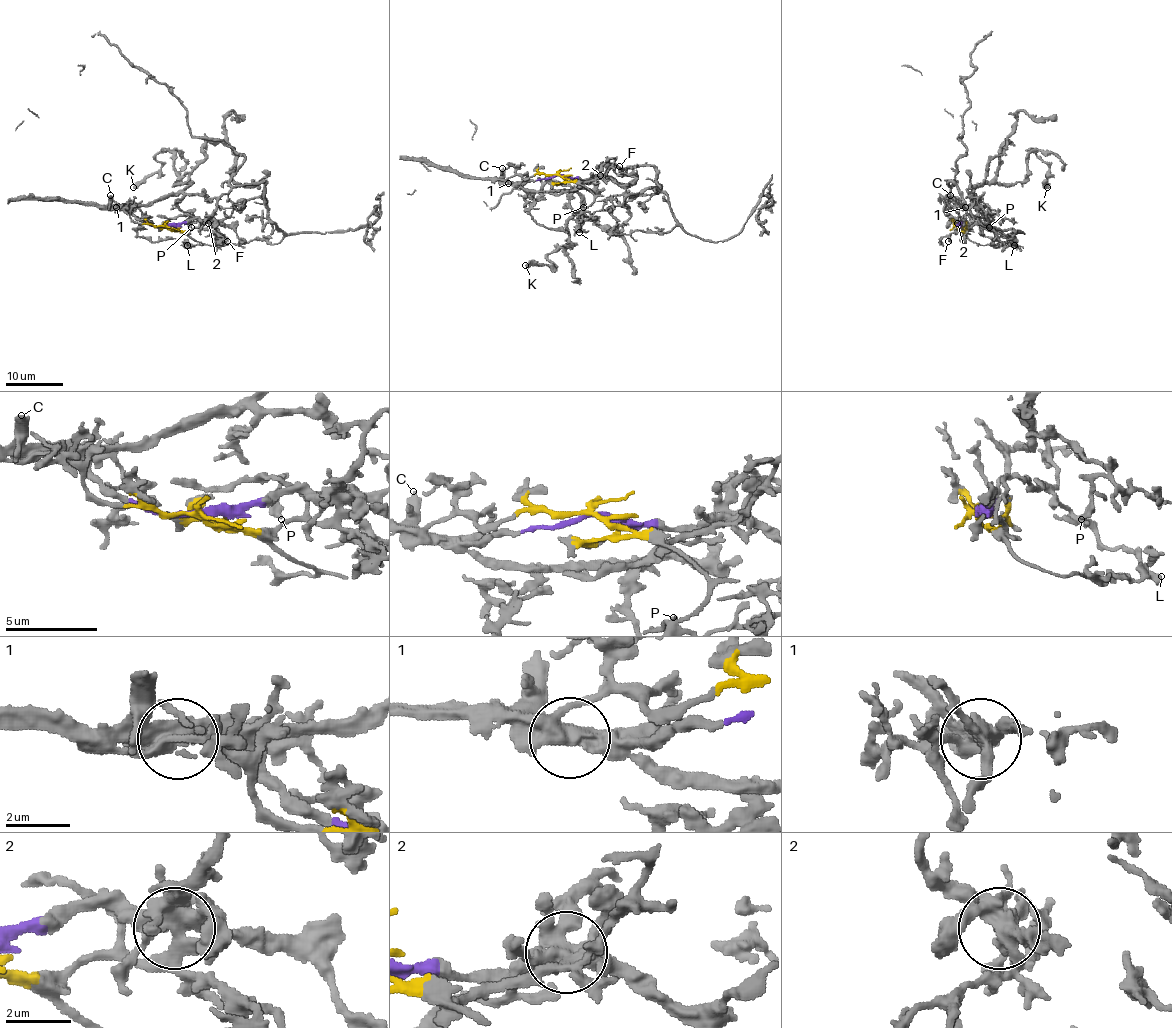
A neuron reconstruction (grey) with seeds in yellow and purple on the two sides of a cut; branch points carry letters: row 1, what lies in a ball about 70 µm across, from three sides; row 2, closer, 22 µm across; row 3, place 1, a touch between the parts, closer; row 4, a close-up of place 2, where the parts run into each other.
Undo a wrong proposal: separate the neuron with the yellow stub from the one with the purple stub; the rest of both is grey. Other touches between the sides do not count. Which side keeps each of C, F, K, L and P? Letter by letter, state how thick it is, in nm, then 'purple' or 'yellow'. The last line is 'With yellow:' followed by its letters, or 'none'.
C: 320 nm | purple
F: 240 nm | yellow
K: 600 nm | purple
L: 280 nm | yellow
P: 360 nm | yellow
With yellow: F, L, P

